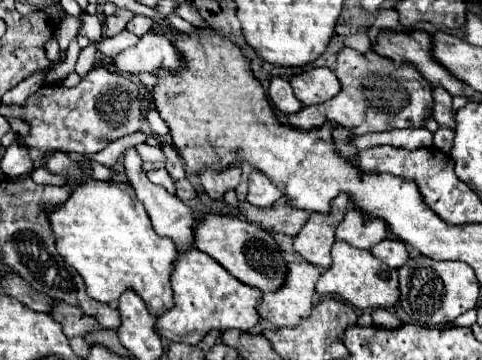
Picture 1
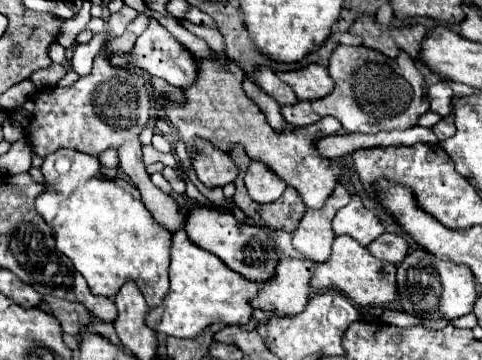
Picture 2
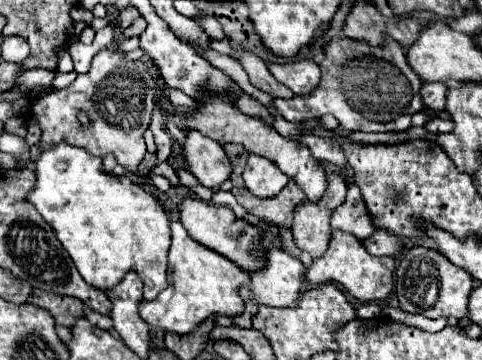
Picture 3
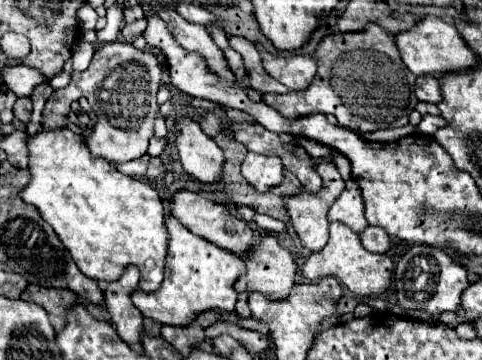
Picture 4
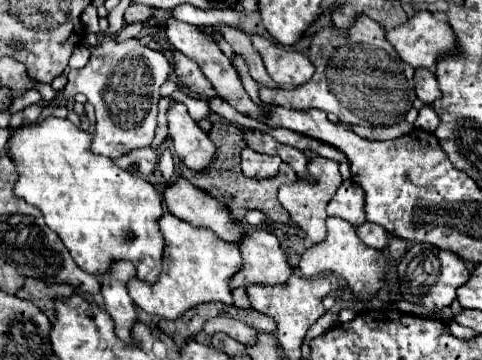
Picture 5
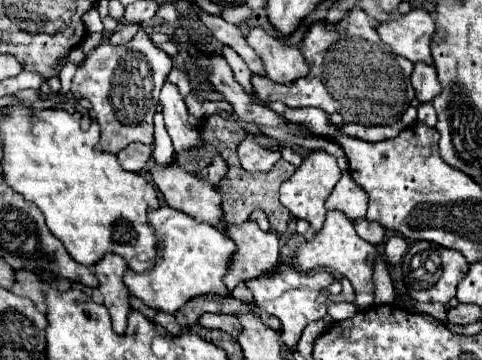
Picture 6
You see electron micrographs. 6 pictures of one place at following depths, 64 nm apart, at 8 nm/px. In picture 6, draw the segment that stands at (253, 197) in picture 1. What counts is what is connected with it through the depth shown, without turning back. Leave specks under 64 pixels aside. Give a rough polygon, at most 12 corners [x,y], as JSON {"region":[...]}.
{"region":[[252,134],[238,148],[246,172],[270,172],[280,152],[260,148]]}

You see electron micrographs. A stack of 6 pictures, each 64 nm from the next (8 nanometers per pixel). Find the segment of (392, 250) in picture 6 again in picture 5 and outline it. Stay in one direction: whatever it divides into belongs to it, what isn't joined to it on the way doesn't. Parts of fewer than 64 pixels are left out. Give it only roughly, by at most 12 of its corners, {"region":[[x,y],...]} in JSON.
{"region":[[392,238],[388,254],[402,258],[408,244],[404,240]]}

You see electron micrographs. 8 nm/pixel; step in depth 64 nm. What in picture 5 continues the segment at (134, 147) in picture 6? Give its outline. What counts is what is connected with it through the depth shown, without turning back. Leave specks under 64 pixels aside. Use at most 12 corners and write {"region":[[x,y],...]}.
{"region":[[150,148],[130,152],[116,160],[120,168],[138,164],[138,176],[154,174],[158,152]]}

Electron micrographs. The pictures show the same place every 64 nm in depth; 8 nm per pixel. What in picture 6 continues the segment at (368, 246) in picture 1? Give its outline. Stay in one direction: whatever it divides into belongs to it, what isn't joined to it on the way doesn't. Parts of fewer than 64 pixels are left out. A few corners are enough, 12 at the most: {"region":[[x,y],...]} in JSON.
{"region":[[344,172],[326,200],[354,222],[366,216],[368,194]]}

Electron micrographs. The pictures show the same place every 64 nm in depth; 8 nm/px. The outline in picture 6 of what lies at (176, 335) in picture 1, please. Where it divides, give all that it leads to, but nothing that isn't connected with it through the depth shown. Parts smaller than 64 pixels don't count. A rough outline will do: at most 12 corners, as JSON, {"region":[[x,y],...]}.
{"region":[[162,206],[148,218],[156,266],[126,272],[148,308],[230,296],[234,240]]}

